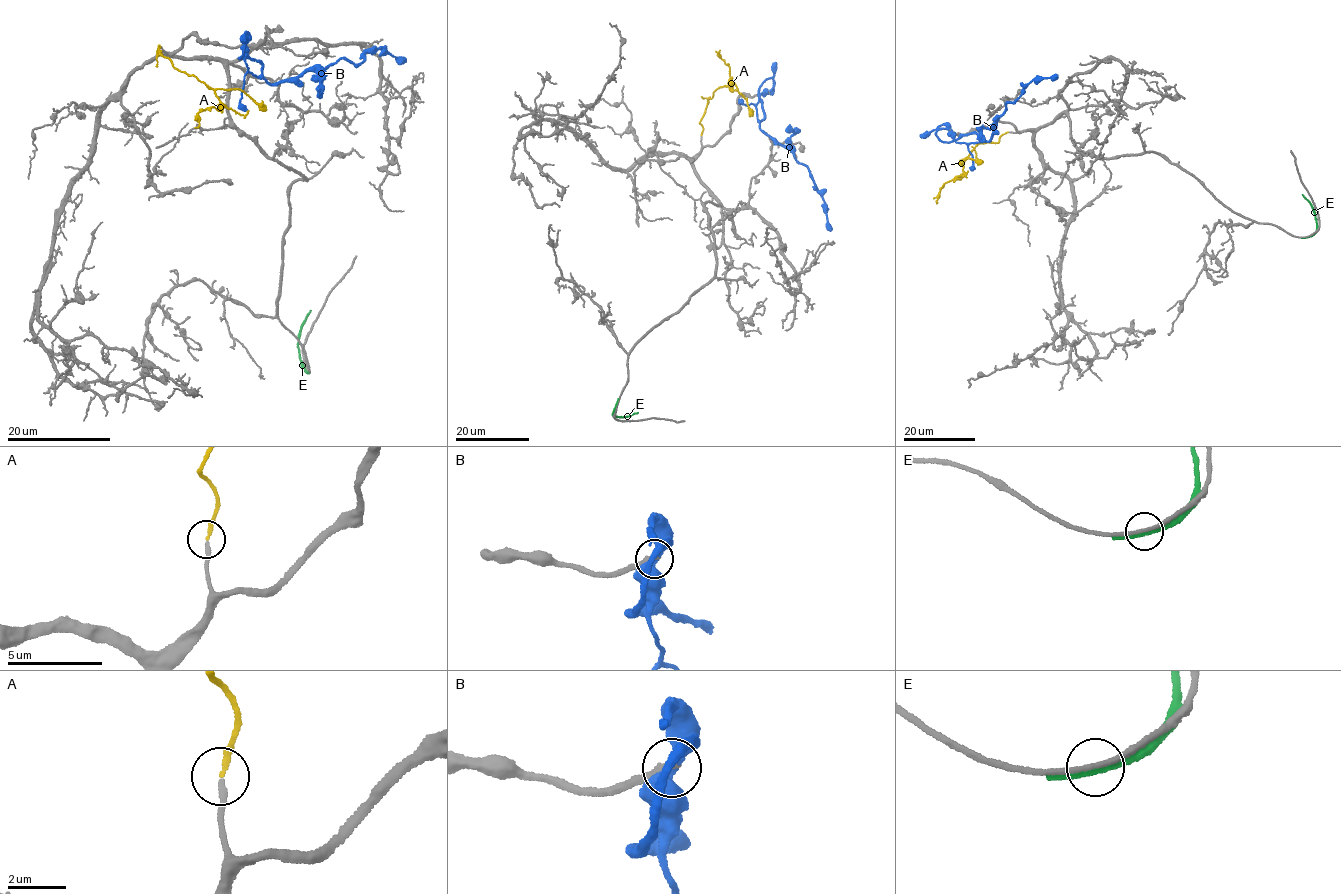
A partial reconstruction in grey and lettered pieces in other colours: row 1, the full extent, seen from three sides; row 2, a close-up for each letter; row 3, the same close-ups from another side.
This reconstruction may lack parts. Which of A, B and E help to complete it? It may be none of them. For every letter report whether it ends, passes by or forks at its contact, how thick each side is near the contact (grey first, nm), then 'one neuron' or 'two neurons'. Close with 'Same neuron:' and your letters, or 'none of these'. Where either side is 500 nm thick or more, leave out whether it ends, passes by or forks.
A: it ends | 160/180 nm | one neuron
B: it forks | 320/400 nm | one neuron
E: it passes by | 180/240 nm | two neurons
Same neuron: A, B

